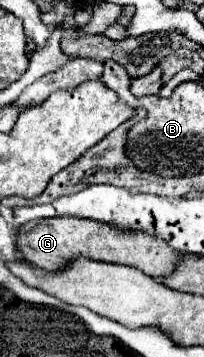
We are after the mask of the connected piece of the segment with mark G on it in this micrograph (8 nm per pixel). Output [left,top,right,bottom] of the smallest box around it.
[18,216,186,278]

